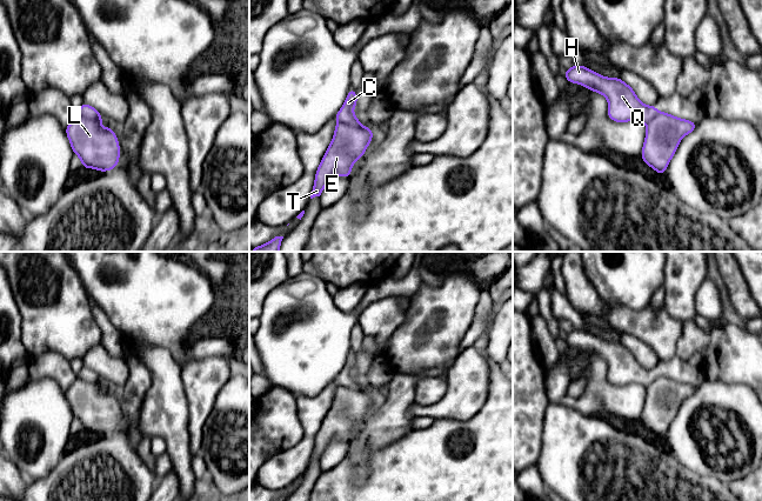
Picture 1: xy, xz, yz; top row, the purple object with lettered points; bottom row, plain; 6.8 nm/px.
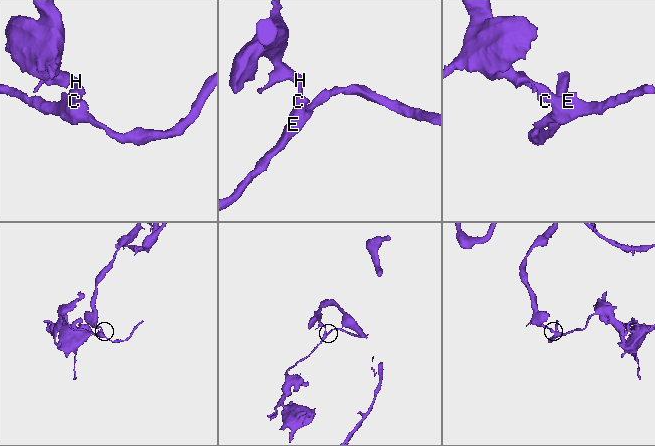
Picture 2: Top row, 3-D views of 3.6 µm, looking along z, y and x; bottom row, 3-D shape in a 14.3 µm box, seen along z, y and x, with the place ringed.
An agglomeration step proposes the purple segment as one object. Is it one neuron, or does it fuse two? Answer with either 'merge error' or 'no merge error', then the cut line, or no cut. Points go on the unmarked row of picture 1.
merge error | xz (338, 385), (361, 391)

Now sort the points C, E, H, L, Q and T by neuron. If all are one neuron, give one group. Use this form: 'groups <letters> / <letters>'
groups C H Q / E L T

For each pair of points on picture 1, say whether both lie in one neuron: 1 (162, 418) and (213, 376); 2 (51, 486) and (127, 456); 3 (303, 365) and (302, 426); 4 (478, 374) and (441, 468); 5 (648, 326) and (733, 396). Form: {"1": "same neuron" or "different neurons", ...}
{"1": "different neurons", "2": "same neuron", "3": "different neurons", "4": "different neurons", "5": "different neurons"}

